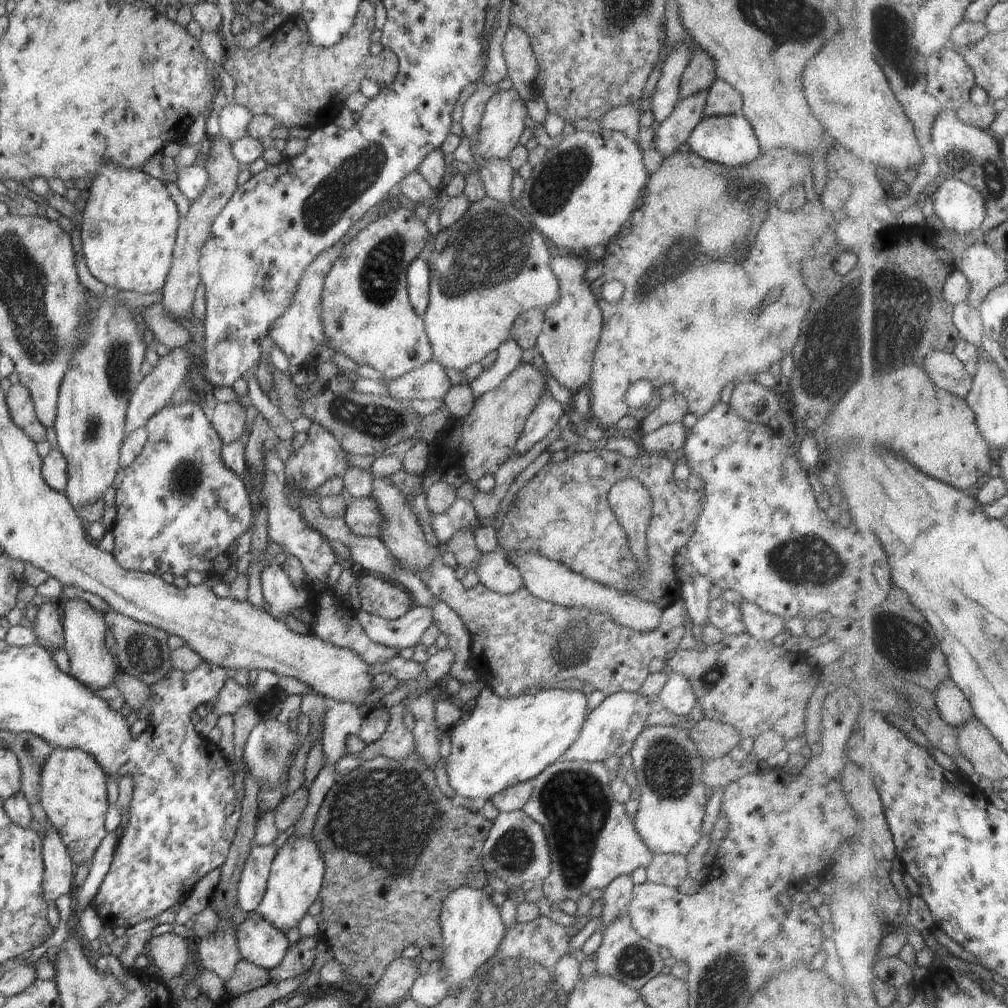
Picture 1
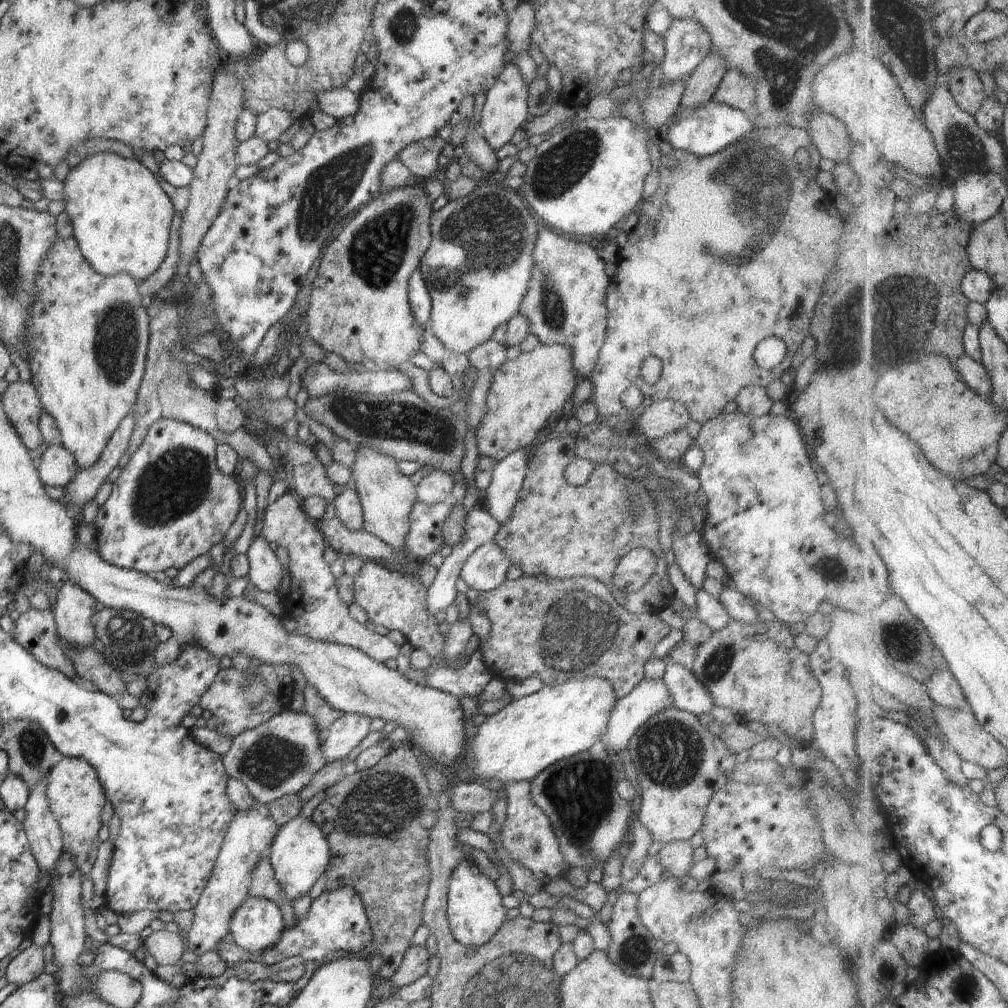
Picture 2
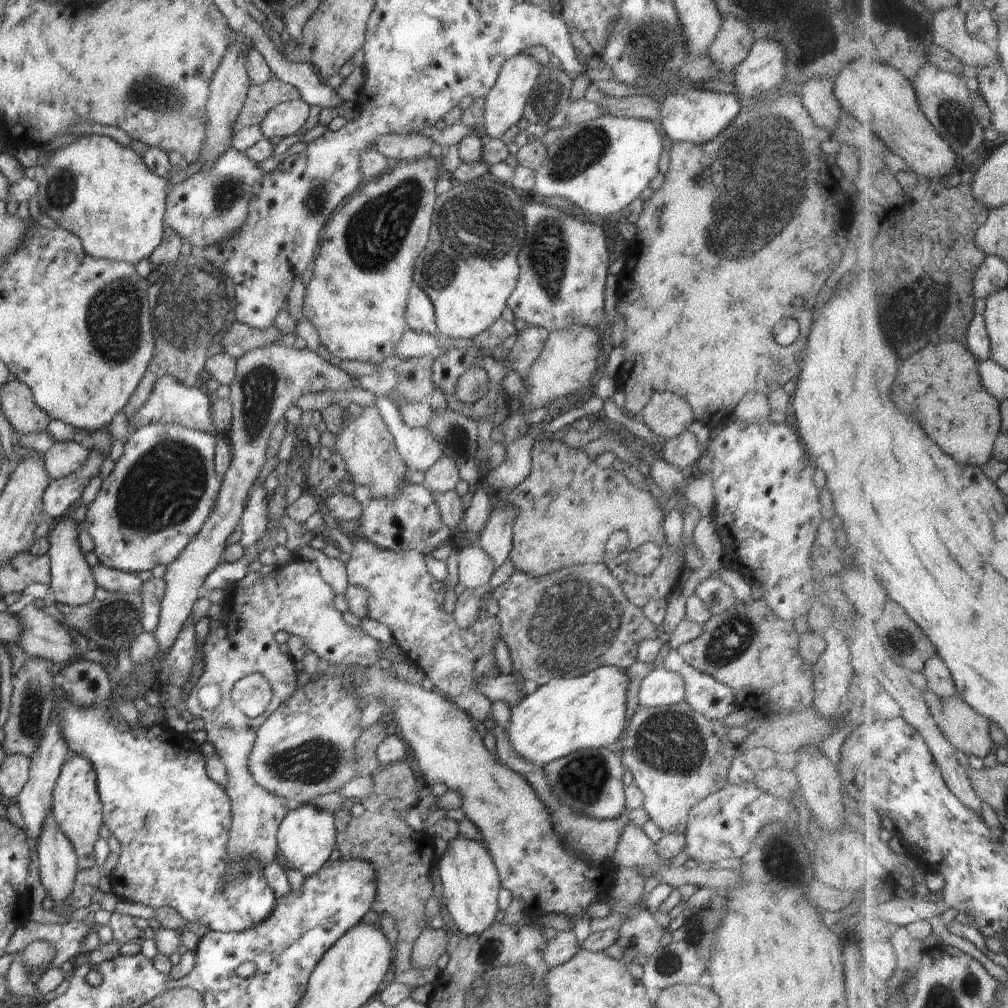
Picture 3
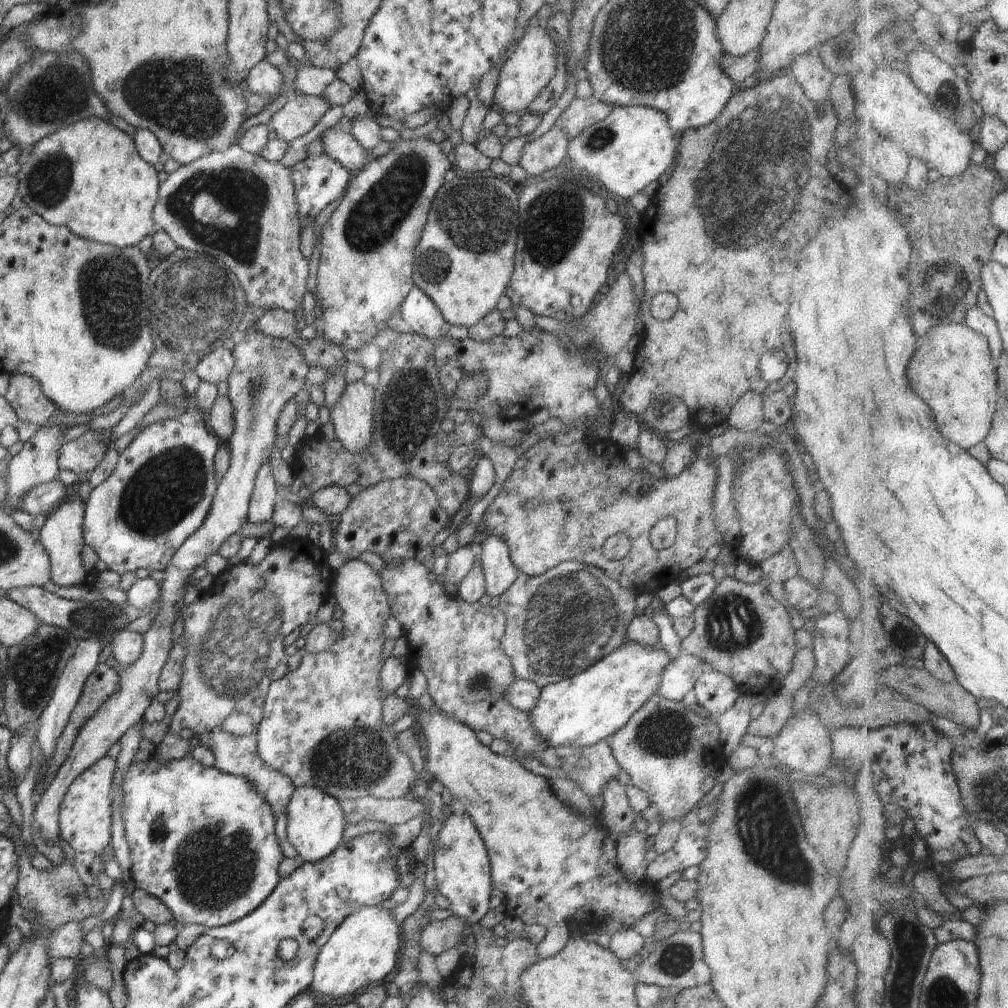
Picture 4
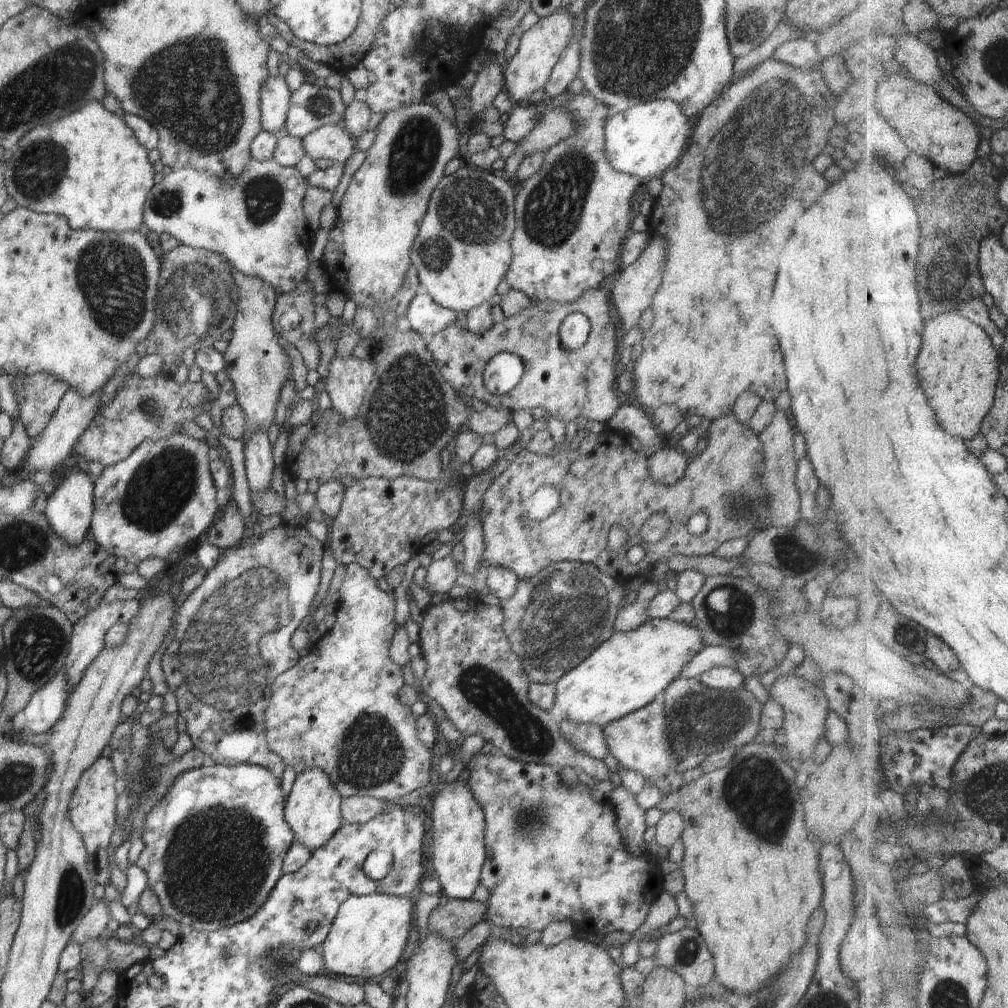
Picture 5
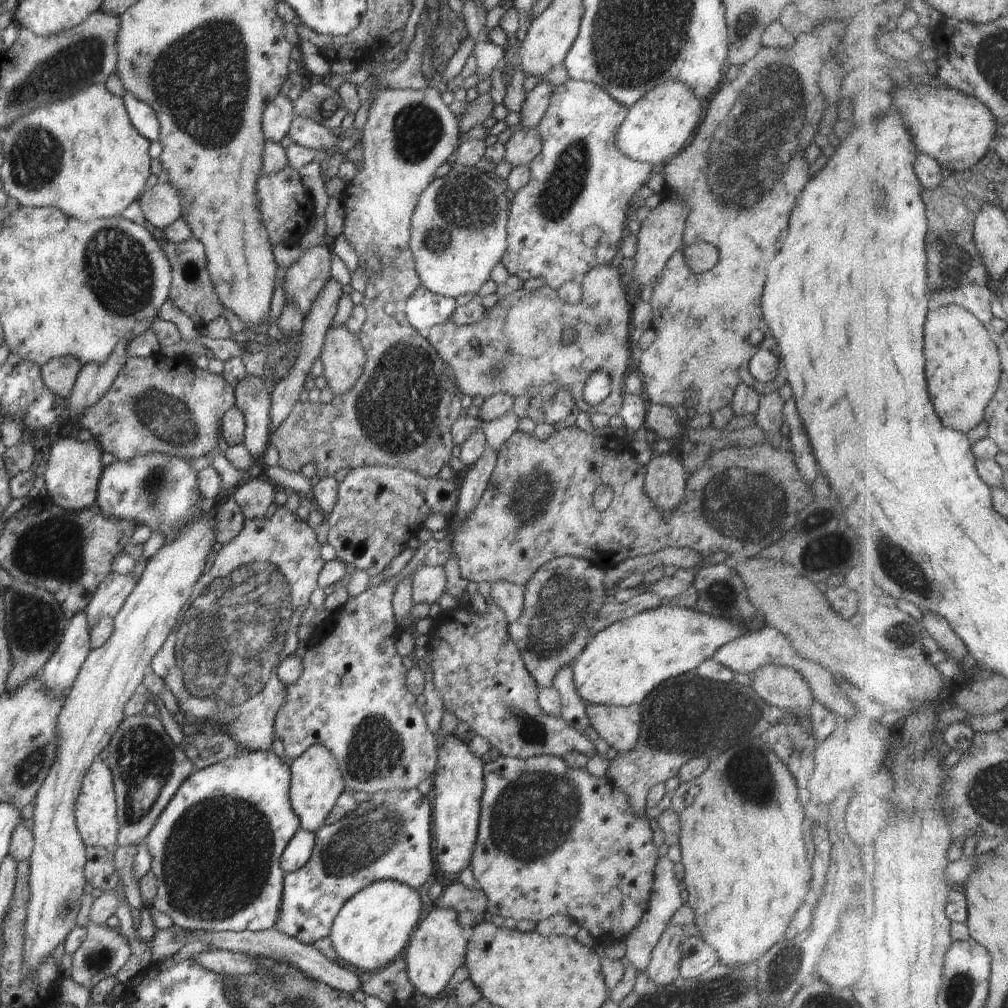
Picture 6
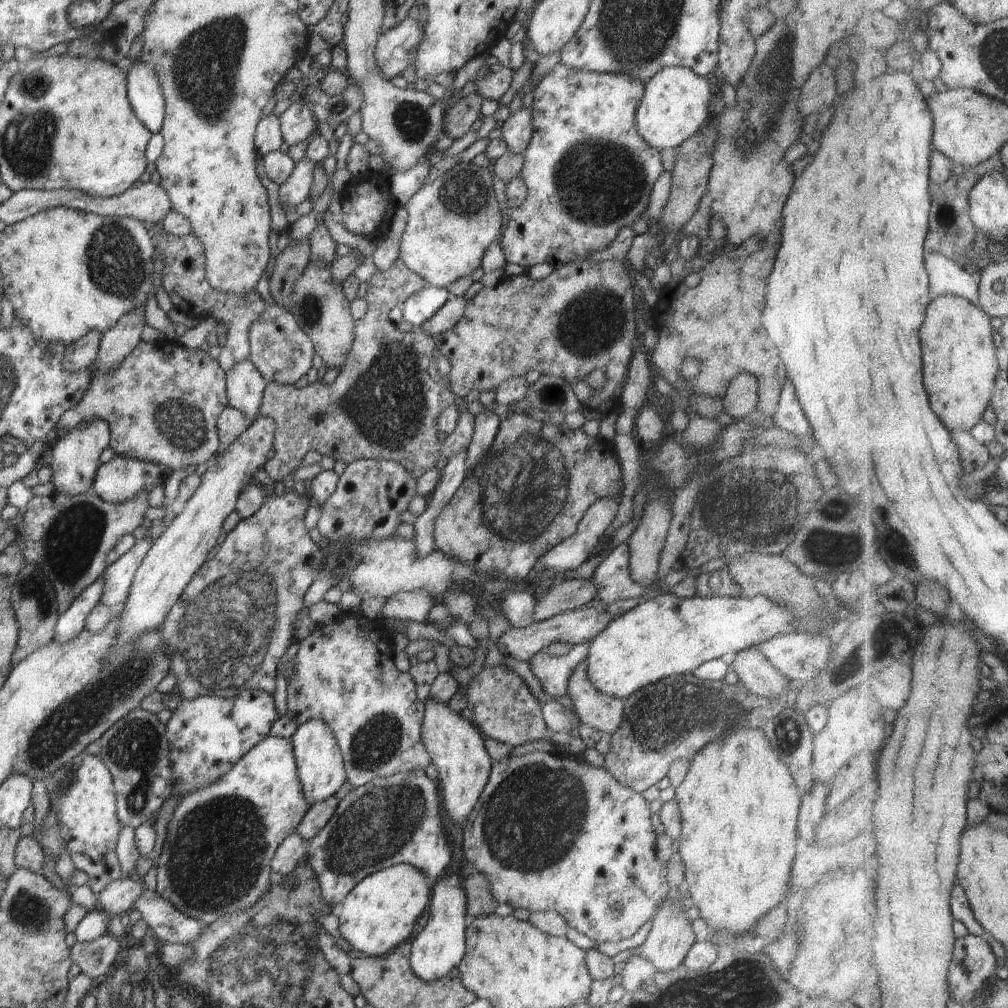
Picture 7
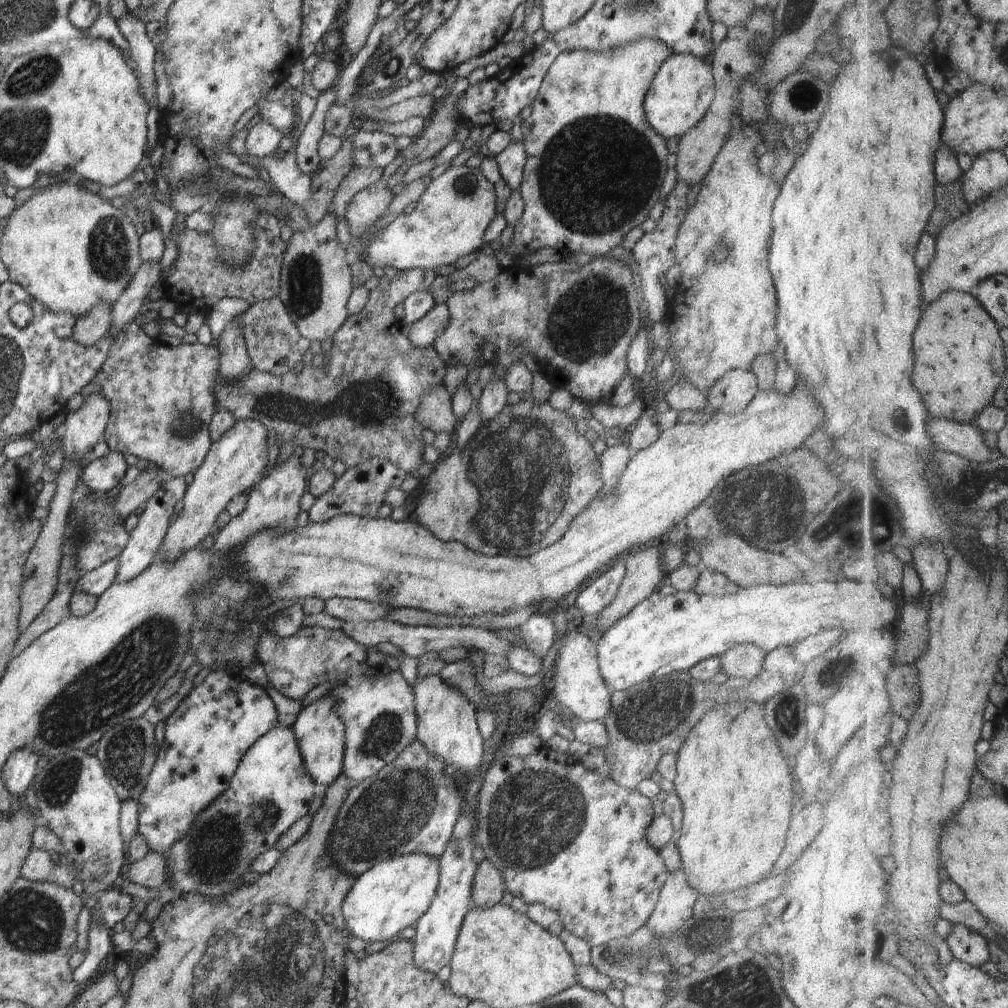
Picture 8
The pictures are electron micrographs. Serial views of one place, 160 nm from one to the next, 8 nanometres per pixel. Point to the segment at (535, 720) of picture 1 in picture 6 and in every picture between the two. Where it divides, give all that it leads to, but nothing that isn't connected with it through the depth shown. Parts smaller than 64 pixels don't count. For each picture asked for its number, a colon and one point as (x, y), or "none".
2: (526, 736)
3: (563, 716)
4: (579, 711)
5: (631, 669)
6: (623, 663)

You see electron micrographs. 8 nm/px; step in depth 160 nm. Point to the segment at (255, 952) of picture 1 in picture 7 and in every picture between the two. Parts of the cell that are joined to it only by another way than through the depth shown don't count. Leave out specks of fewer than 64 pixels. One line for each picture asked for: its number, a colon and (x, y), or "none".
2: (256, 924)
3: (172, 821)
4: (202, 841)
5: (213, 848)
6: (216, 848)
7: (220, 841)

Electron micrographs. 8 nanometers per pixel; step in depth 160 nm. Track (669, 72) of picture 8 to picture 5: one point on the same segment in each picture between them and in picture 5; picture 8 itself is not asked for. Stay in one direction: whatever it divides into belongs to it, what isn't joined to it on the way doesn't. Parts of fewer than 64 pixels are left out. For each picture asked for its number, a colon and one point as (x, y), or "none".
5: (644, 141)
6: (659, 125)
7: (676, 102)

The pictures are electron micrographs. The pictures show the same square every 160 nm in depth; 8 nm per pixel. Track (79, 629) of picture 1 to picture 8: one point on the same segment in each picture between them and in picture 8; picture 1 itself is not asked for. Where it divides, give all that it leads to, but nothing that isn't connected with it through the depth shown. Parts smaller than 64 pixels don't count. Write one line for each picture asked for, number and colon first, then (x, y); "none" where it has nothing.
2: (74, 606)
3: (71, 578)
4: (62, 534)
5: (69, 508)
6: (74, 467)
7: (76, 455)
8: (85, 426)

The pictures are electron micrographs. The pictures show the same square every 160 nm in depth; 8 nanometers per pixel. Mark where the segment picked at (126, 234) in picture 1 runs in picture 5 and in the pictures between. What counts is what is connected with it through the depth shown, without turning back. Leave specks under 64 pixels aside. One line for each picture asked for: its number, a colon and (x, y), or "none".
2: (120, 214)
3: (101, 191)
4: (89, 177)
5: (88, 167)

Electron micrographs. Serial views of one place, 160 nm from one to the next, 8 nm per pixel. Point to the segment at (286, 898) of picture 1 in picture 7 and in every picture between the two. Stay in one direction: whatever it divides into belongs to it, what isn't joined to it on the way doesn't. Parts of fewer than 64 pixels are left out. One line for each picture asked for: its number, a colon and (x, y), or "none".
2: (300, 853)
3: (306, 838)
4: (315, 820)
5: (313, 809)
6: (316, 781)
7: (319, 761)

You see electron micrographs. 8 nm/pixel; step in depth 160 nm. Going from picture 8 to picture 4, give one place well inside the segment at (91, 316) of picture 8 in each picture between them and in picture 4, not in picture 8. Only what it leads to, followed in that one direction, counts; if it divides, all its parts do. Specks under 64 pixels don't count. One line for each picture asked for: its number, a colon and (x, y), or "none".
4: (25, 395)
5: (43, 391)
6: (59, 375)
7: (81, 354)

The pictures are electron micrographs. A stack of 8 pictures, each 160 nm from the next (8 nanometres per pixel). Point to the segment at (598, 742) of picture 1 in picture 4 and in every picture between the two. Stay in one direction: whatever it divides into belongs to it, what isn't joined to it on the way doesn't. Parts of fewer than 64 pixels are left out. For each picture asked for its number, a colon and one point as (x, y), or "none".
2: (649, 696)
3: (660, 687)
4: (679, 677)

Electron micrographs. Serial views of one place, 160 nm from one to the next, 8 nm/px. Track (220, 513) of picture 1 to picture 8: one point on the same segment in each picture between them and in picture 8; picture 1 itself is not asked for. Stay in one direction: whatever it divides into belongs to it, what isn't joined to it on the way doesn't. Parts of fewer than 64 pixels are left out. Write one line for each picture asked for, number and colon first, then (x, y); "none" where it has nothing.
2: (170, 504)
3: (175, 466)
4: (159, 494)
5: (162, 497)
6: (157, 490)
7: (116, 481)
8: (100, 475)

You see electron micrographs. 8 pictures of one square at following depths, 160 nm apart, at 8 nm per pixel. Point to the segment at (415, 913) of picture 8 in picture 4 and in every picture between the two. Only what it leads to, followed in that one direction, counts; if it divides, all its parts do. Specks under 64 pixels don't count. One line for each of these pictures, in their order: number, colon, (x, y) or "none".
4: (363, 950)
5: (367, 937)
6: (373, 928)
7: (379, 913)

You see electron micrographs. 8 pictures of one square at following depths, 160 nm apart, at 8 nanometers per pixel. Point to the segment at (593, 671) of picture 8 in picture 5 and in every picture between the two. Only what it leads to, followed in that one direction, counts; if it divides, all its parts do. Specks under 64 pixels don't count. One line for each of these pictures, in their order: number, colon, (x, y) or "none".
5: (639, 741)
6: (619, 726)
7: (603, 713)

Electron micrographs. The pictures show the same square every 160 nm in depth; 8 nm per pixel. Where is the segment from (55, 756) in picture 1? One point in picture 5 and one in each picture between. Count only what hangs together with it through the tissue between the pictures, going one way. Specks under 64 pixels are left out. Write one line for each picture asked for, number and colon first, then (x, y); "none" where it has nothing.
2: (76, 798)
3: (77, 808)
4: (85, 815)
5: (92, 808)

